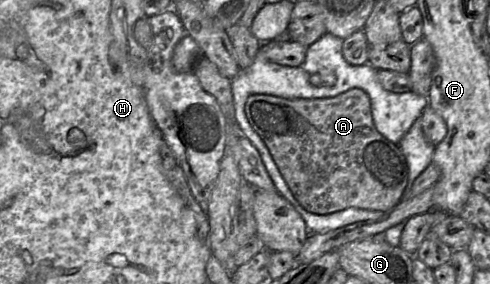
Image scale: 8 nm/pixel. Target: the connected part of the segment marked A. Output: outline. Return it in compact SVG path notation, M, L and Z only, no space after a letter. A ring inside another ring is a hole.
M353 88L332 98L317 99L253 94L246 100L245 114L267 146L291 192L308 212L323 215L349 207L386 212L404 198L409 178L407 159L398 144L376 129L369 96L362 89Z

